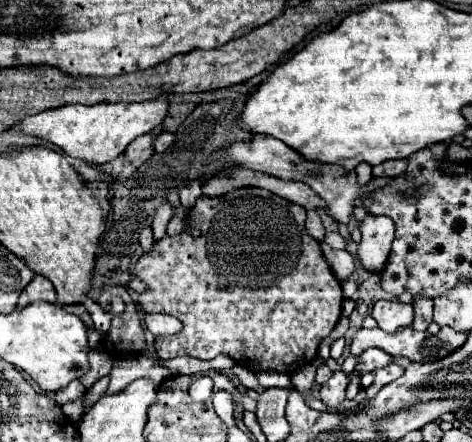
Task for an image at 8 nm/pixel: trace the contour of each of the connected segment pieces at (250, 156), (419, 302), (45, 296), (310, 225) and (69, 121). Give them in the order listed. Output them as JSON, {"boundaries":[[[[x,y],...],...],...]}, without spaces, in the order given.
{"boundaries":[[[[256,135],[252,141],[248,143],[236,143],[232,147],[226,149],[226,163],[232,165],[240,165],[240,167],[248,167],[252,171],[260,171],[266,175],[274,175],[278,179],[284,181],[302,181],[308,187],[312,187],[328,205],[328,215],[340,223],[348,223],[354,203],[356,203],[356,195],[360,191],[358,183],[356,183],[356,173],[350,171],[346,173],[340,165],[324,165],[324,163],[316,163],[316,161],[304,161],[302,155],[298,155],[294,149],[290,149],[288,145],[284,145],[278,139],[272,137],[264,137],[264,135]]],[[[416,297],[416,305],[414,305],[414,323],[412,327],[416,331],[426,331],[428,325],[432,323],[432,301],[426,297]]],[[[36,275],[30,285],[20,293],[20,299],[18,299],[18,305],[24,307],[24,305],[30,305],[34,301],[48,301],[48,303],[56,303],[56,291],[54,291],[54,285],[42,277],[42,275]]],[[[308,211],[306,231],[308,231],[316,241],[320,241],[320,243],[324,241],[326,231],[324,231],[324,225],[322,225],[322,221],[320,221],[320,217],[318,217],[318,213],[316,213],[316,211]]],[[[164,95],[144,103],[98,103],[92,107],[64,105],[26,117],[22,123],[18,123],[18,131],[40,137],[62,149],[66,155],[86,161],[88,165],[104,165],[124,153],[130,141],[154,131],[166,117],[166,111],[168,103]]]]}

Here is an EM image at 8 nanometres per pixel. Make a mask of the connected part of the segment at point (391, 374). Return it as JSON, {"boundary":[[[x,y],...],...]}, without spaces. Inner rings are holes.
{"boundary":[[[394,363],[388,365],[388,367],[384,367],[384,369],[376,369],[376,371],[374,371],[374,383],[366,389],[366,399],[374,397],[384,385],[396,381],[402,373],[404,373],[404,369],[398,367],[398,365],[394,365]]]}

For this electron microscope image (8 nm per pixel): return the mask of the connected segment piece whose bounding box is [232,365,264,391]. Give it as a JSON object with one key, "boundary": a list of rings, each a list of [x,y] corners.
{"boundary":[[[240,365],[232,367],[232,371],[234,371],[234,375],[240,379],[240,383],[242,383],[244,387],[254,389],[254,391],[264,391],[264,387],[260,387],[260,383],[258,383],[258,379],[256,379],[256,375],[254,375],[252,371],[248,371],[248,369],[240,367]]]}

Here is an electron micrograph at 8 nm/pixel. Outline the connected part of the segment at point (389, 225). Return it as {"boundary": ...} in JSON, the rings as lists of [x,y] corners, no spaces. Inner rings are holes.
{"boundary":[[[368,215],[362,225],[362,241],[358,245],[358,261],[370,273],[380,273],[394,241],[394,221],[388,217]]]}

